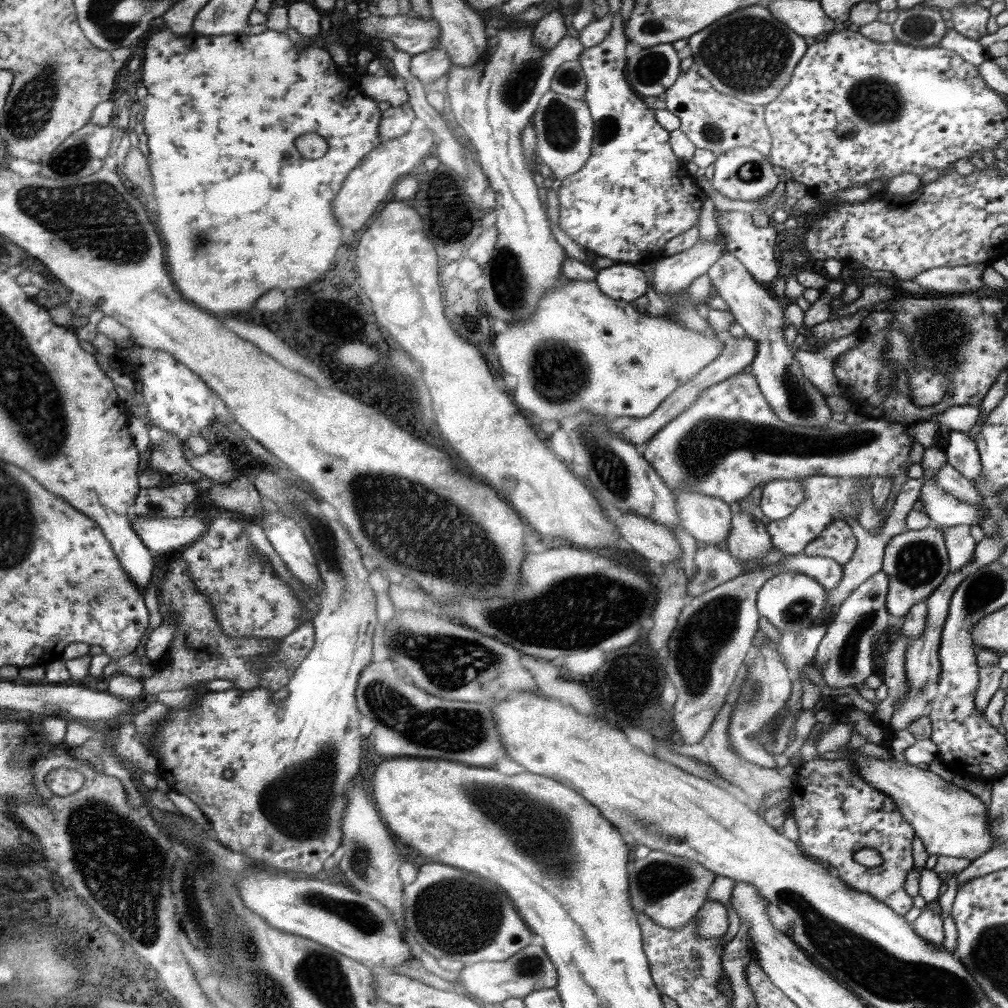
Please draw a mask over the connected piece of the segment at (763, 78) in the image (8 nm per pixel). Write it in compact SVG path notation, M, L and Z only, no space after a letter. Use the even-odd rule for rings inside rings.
M765 4L736 10L688 39L693 67L700 76L726 96L764 107L790 82L793 70L809 47L805 37L774 18Z

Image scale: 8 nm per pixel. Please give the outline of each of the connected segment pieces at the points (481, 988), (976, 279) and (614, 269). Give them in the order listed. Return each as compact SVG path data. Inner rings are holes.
M526 946L518 954L503 961L475 962L466 964L457 978L457 984L464 986L466 992L478 999L480 1003L502 1003L507 998L524 998L540 989L554 989L557 985L557 970L554 963L540 946Z
M976 263L971 265L958 265L955 267L938 267L921 272L914 281L922 288L936 290L936 292L968 292L976 291L983 282L982 273L992 263Z
M614 262L608 268L600 269L595 281L606 296L624 302L640 298L650 286L647 274L632 263Z

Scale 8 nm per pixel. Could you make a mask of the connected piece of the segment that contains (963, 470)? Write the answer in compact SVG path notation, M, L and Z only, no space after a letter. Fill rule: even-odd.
M950 431L948 445L943 449L946 463L956 468L962 476L975 482L982 473L980 455L976 441L969 437L969 432Z

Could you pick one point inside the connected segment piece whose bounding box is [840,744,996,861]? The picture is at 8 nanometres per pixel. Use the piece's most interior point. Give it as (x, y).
(950, 821)

